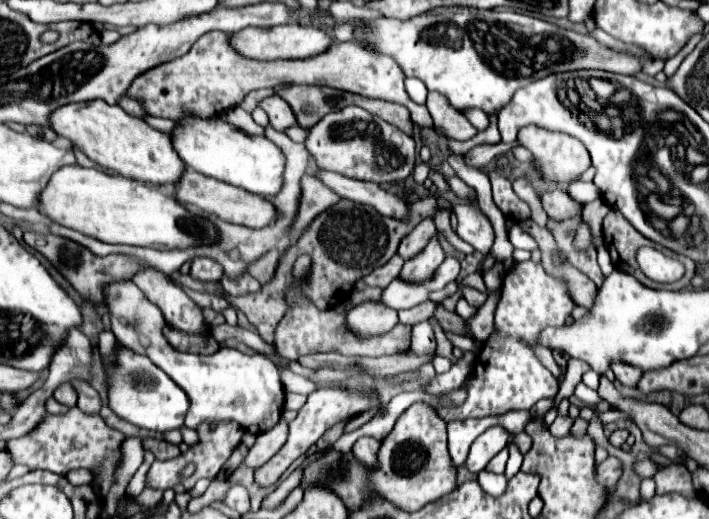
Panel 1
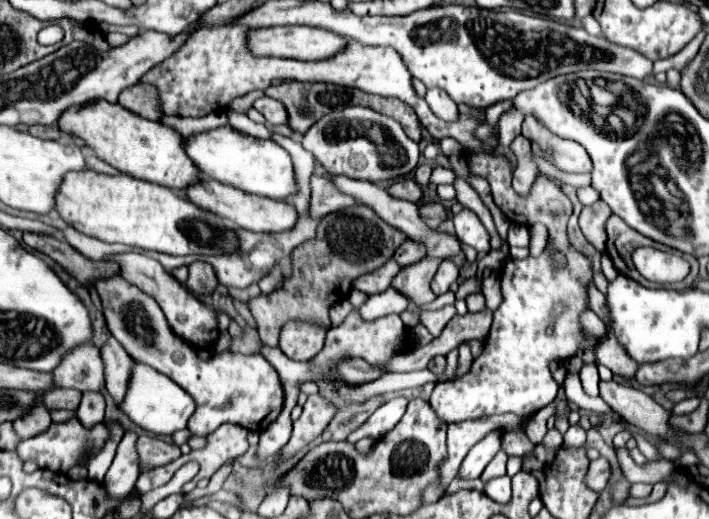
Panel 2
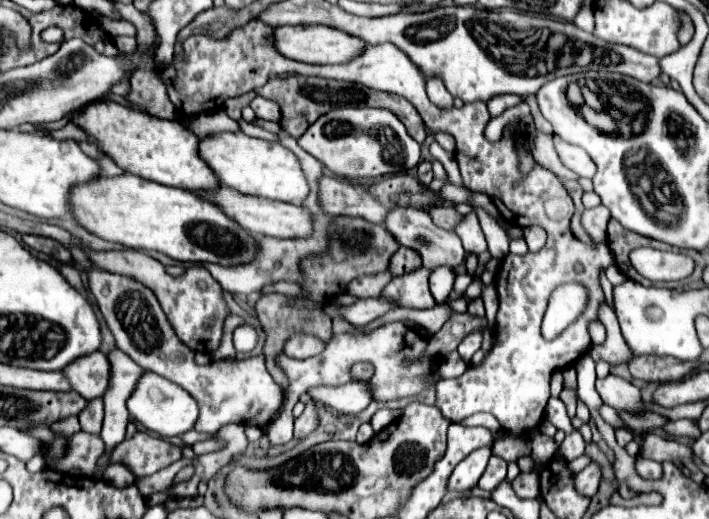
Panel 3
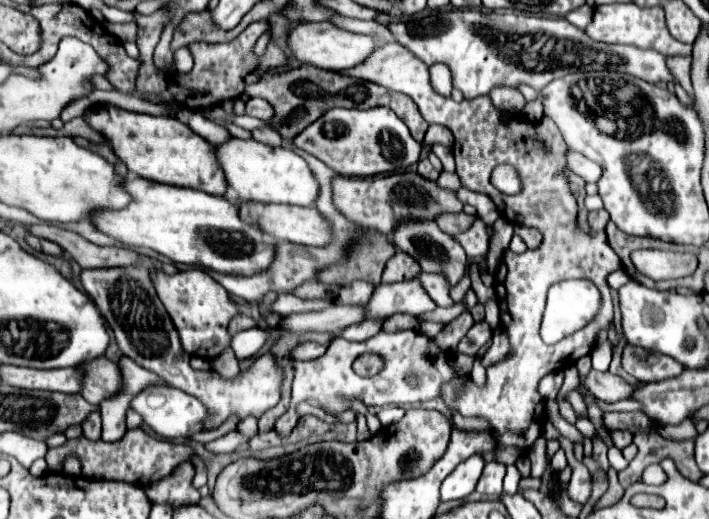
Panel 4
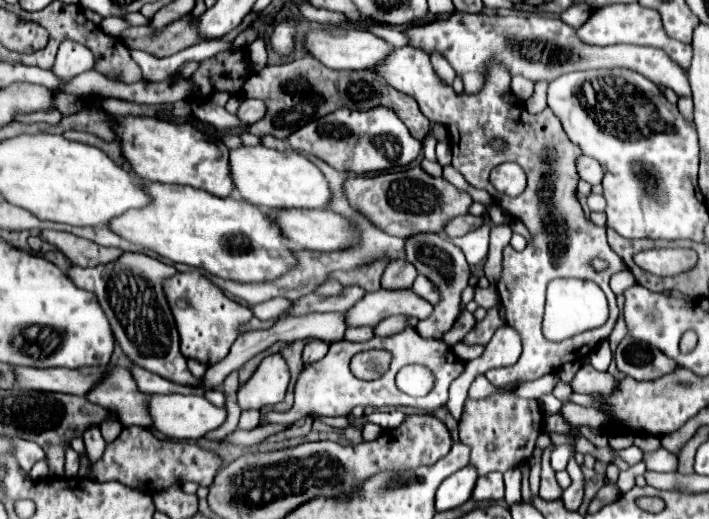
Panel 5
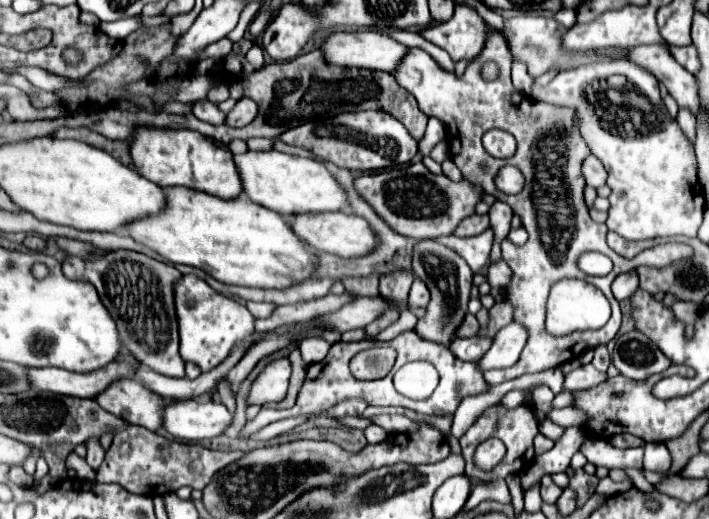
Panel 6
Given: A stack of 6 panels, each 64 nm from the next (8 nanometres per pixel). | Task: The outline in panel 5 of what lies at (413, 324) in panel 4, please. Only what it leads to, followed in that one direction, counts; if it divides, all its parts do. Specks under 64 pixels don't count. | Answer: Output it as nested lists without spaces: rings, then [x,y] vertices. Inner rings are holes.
[[[399,315],[397,318],[387,318],[382,320],[376,328],[374,328],[374,334],[378,336],[390,336],[390,334],[396,334],[400,330],[408,327],[408,318],[405,315]]]

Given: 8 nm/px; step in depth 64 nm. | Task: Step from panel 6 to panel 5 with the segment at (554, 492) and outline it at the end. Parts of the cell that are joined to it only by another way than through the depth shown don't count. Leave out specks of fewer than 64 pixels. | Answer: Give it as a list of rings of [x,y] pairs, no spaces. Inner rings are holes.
[[[554,444],[544,450],[546,460],[542,460],[542,482],[540,482],[540,492],[538,494],[544,496],[544,500],[550,500],[550,498],[556,500],[556,498],[562,496],[562,488],[556,482],[556,472],[550,466],[550,454],[552,454],[552,450],[554,450]]]

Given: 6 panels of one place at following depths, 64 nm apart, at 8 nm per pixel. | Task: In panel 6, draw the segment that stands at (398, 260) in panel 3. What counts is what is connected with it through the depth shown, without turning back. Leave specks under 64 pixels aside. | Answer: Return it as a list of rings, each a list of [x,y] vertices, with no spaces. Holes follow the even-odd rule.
[[[396,270],[396,272],[384,274],[380,276],[380,294],[392,304],[396,304],[400,310],[404,310],[412,280],[414,280],[414,272],[410,270]]]

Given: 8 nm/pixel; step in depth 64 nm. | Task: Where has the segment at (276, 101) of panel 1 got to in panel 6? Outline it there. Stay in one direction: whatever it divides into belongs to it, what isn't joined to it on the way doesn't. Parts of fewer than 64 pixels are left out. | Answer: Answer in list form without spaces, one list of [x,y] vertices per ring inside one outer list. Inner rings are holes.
[[[242,98],[234,106],[234,110],[228,112],[226,124],[228,126],[238,126],[238,128],[246,126],[246,124],[250,124],[256,118],[256,114],[258,114],[258,104],[254,100],[250,100],[250,98]]]

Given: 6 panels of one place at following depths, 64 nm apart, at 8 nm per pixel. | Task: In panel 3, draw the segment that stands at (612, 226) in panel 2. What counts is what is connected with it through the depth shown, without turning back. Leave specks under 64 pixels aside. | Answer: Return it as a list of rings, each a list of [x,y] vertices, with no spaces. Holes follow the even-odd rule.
[[[612,218],[612,220],[608,222],[608,246],[610,246],[612,254],[614,254],[616,266],[620,268],[620,272],[622,272],[624,276],[640,282],[642,286],[656,286],[654,282],[646,280],[644,276],[640,276],[640,274],[632,268],[632,264],[630,264],[630,260],[628,260],[628,254],[630,254],[634,248],[638,248],[638,246],[664,248],[662,242],[656,242],[656,240],[650,240],[650,238],[644,238],[644,236],[638,236],[636,232],[626,230],[618,220]]]

